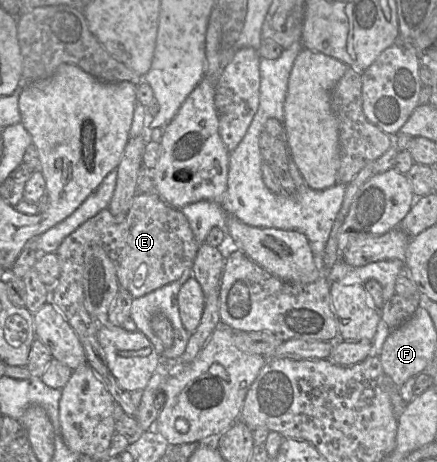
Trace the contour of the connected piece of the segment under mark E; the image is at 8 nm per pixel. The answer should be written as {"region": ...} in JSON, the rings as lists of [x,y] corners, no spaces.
{"region":[[[137,193],[123,221],[117,221],[108,208],[103,209],[69,234],[55,252],[59,259],[60,275],[57,282],[50,288],[50,301],[76,332],[84,348],[87,364],[101,379],[115,402],[123,409],[126,415],[136,417],[137,406],[133,404],[130,392],[119,386],[108,368],[103,349],[98,340],[98,321],[85,308],[83,289],[84,253],[90,245],[99,245],[103,248],[115,267],[120,288],[127,290],[133,298],[139,298],[178,280],[186,269],[190,269],[193,266],[201,244],[196,241],[189,222],[181,209],[168,205],[157,193]]]}

